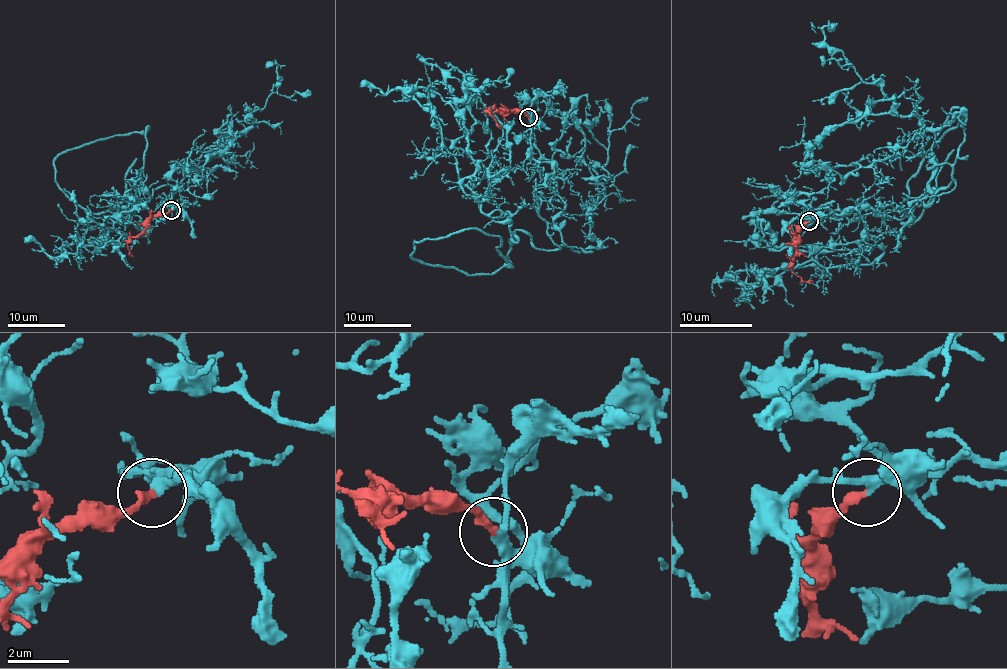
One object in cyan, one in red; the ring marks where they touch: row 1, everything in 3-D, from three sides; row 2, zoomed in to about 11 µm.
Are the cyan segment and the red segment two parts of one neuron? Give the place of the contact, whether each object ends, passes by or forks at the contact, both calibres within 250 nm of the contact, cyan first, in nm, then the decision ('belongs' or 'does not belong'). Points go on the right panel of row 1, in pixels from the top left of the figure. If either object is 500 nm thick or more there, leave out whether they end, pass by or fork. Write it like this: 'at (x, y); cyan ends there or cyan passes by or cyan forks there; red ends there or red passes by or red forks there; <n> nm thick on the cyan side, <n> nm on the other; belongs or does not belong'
at (809, 221); cyan passes by; red ends there; 280 nm thick on the cyan side, 220 nm on the other; belongs

